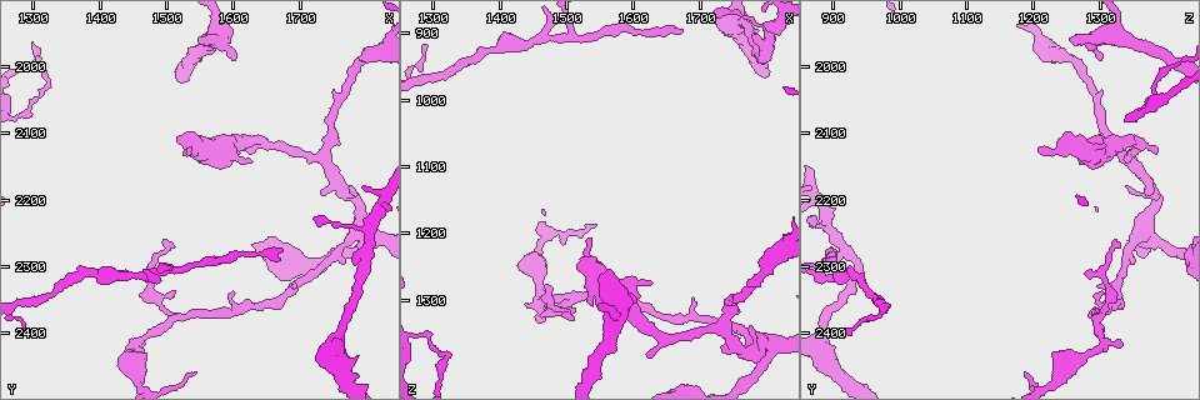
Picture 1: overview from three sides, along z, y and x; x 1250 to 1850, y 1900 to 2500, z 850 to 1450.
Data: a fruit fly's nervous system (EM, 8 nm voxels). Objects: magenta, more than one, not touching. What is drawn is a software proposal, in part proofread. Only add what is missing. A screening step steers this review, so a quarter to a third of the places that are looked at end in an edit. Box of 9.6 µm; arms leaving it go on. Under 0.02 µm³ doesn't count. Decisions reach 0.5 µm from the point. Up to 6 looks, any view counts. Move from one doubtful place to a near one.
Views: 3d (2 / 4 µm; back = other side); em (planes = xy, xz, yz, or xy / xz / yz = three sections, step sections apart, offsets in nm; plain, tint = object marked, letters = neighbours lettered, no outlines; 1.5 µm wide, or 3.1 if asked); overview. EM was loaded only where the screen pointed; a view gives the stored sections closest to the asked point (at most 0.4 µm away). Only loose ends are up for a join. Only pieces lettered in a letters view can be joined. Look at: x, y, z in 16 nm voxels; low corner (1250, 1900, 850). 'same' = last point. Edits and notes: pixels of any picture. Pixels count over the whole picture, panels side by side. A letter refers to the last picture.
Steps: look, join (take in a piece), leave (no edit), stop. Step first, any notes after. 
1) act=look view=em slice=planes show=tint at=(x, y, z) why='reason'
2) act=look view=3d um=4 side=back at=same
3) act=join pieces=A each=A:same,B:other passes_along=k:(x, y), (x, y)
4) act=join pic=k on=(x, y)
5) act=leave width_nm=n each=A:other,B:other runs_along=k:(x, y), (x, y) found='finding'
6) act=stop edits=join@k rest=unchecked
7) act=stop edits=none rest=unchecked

act=look view=3d um=2 at=(1465, 2420, 1325) why='tapers out'

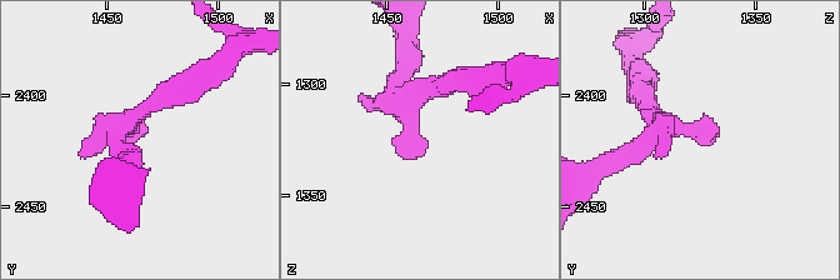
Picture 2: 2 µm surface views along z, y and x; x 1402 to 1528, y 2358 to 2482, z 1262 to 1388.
act=look view=em slice=planes show=letters at=(1468, 2417, 1328) why='now the EM'

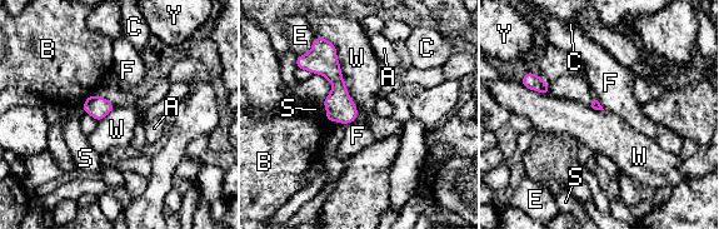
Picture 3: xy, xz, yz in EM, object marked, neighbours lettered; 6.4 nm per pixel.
act=leave each=A:other,B:other,C:other,E:other,F:other,S:other,W:other,Y:other border=3:(315, 35), (334, 45), (358, 115) found='none of them fits'

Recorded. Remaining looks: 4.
act=look view=em slice=yz step=8 show=letters at=(1540, 2460, 1190) why='thin end'

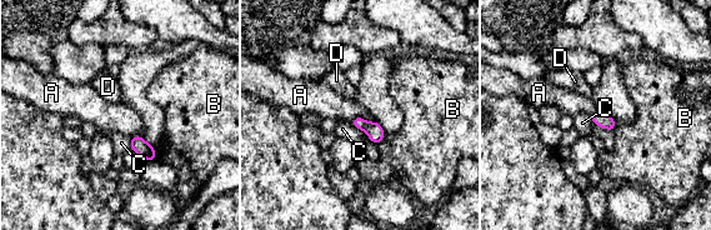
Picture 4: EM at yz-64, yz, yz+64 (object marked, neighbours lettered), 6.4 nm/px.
act=look view=em slice=planes show=letters at=same why='another direction'

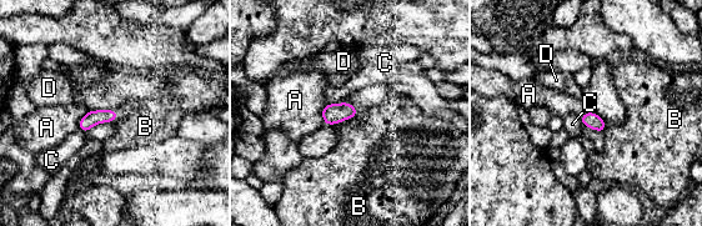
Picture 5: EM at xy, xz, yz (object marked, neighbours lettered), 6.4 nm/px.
act=leave each=A:other,B:other,C:other,D:other border=5:(354, 116), (339, 124) found='no lettered piece goes on from it'

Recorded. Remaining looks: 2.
act=look view=3d um=4 at=(1675, 2280, 900) why='free end'

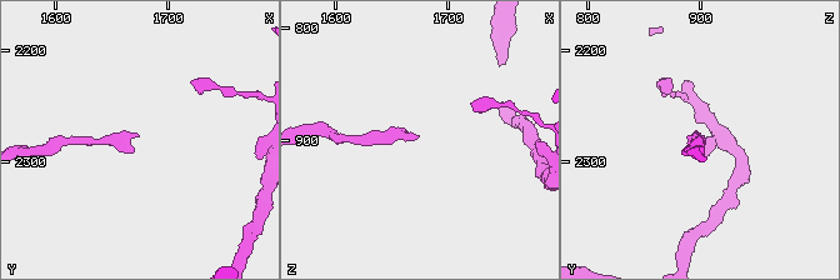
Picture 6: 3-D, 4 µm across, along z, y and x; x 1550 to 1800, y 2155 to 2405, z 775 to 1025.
act=look view=em slice=planes show=letters at=(1676, 2278, 896) why='now the EM'

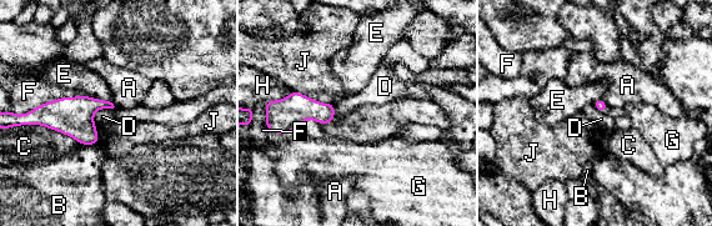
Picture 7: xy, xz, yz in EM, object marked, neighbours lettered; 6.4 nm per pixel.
act=leave each=A:other,B:other,C:other,D:other,E:other,F:other,G:other,H:other,J:other border=7:(602, 98), (608, 109) found='none of them fits'

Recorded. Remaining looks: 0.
act=stop edits=none rest=unchecked

